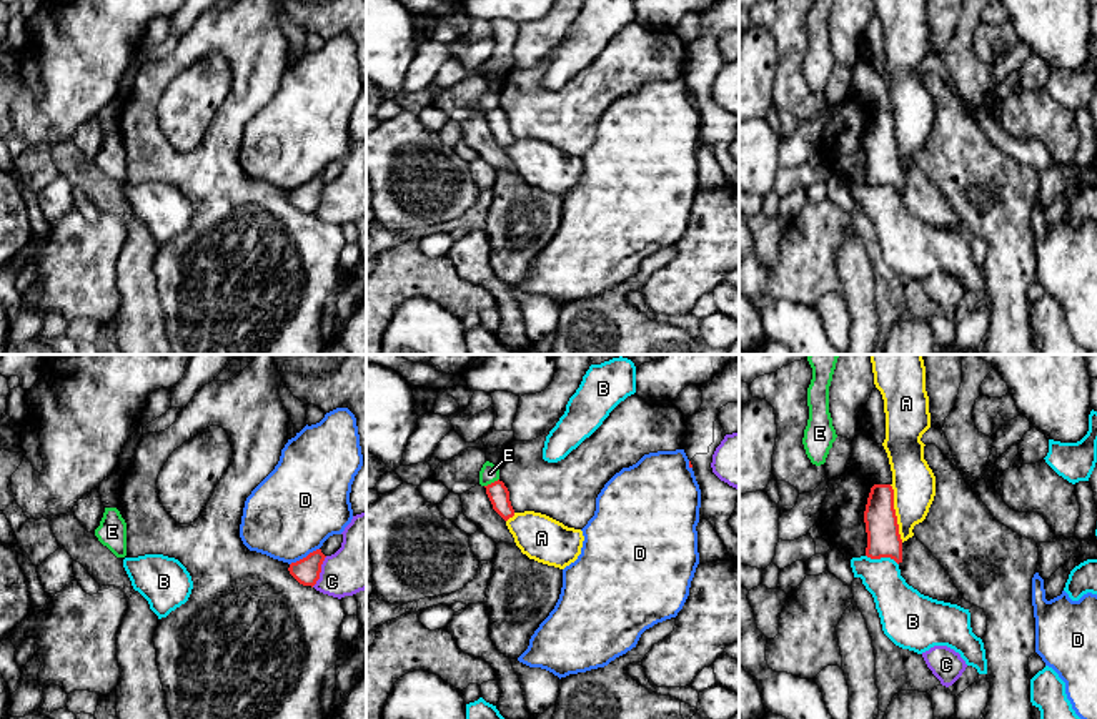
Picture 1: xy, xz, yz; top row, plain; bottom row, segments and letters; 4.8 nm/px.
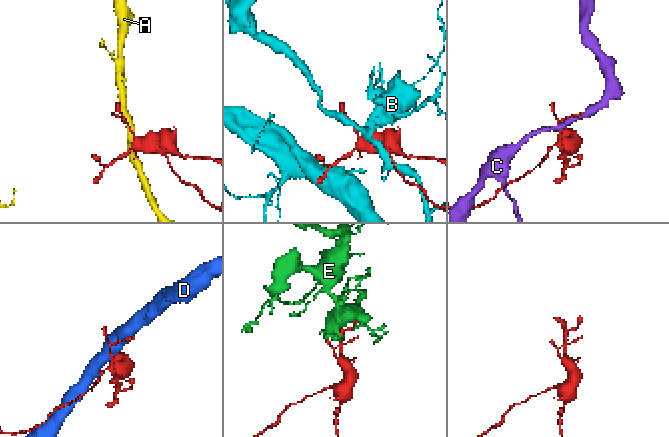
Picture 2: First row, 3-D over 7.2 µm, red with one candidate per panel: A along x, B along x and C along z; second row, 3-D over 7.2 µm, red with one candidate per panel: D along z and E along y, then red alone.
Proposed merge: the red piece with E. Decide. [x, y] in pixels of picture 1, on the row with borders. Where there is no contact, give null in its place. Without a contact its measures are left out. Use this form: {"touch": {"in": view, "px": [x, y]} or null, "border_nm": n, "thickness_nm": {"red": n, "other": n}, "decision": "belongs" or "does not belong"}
{"touch": {"in": "xz", "px": [491, 483]}, "border_nm": 80, "thickness_nm": {"red": 100, "other": 90}, "decision": "does not belong"}

